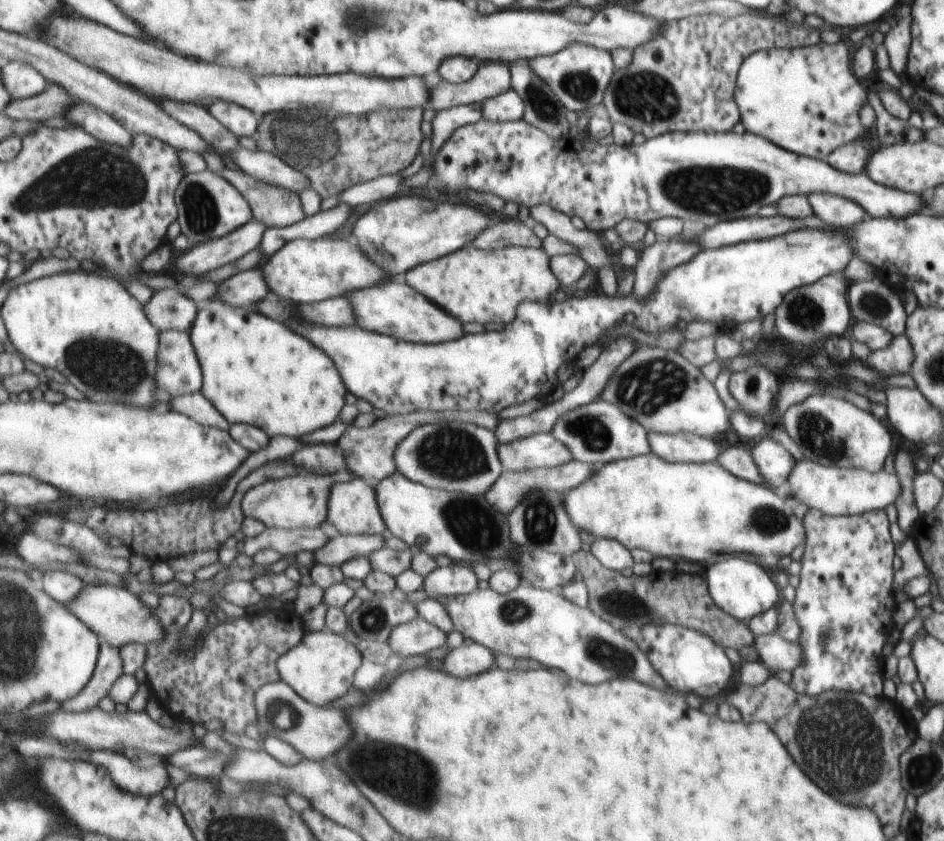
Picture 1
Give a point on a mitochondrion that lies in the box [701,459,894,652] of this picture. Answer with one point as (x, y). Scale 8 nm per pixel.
(764, 521)

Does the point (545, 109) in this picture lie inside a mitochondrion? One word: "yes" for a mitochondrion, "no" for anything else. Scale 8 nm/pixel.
yes

